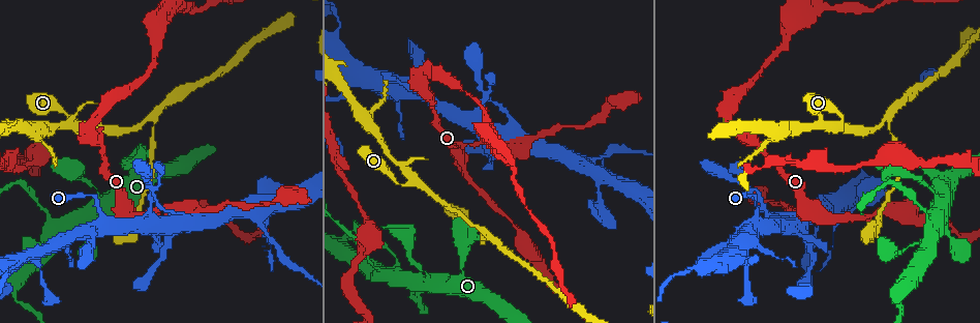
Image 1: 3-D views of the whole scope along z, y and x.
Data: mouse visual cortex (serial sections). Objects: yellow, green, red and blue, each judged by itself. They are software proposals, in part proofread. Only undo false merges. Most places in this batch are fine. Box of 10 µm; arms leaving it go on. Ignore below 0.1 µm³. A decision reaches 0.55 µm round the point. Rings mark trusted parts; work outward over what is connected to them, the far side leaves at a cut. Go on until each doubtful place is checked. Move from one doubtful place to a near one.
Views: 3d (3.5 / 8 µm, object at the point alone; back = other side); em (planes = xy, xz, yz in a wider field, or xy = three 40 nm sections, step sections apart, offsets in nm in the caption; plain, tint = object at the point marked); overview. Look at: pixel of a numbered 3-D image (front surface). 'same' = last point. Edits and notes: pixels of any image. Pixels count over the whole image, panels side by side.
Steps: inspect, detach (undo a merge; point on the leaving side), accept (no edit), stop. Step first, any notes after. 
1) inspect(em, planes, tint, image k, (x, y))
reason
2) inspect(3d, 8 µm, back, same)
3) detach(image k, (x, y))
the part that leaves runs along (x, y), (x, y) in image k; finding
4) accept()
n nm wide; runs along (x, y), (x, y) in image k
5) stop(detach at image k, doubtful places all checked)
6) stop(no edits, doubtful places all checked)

inspect(3d, 3.5 µm, image 1, (426, 73))
thick turns thin

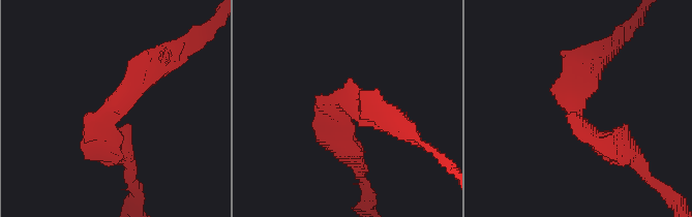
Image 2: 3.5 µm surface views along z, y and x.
accept()
runs along (118, 151), (104, 120), (159, 65) in image 2; one cell here

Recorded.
inspect(3d, 3.5 µm, image 1, (841, 125))

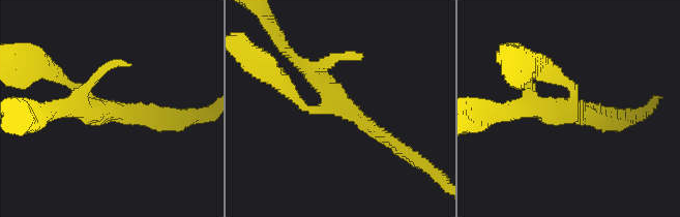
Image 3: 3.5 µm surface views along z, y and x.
inspect(em, xy, step 2, tint, image 3, (335, 105))

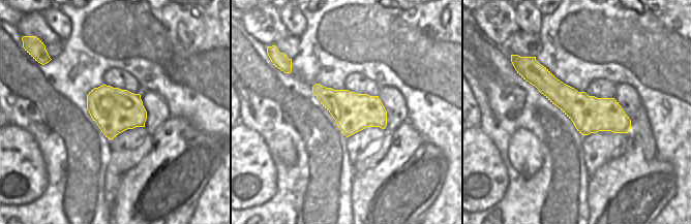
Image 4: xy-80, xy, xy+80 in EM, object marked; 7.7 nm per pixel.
accept()
300 nm wide; runs along (523, 73), (628, 126) in image 4; all the same cell

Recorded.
inspect(3d, 3.5 µm, image 1, (889, 113))
arms part here

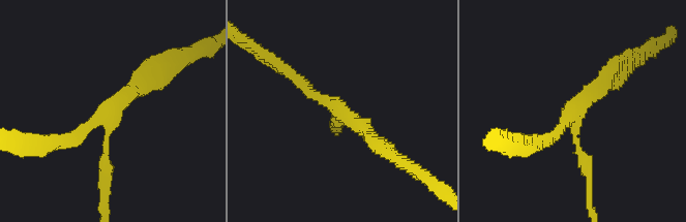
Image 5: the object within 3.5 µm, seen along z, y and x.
inspect(em, xy, step 3, tint, image 5, (571, 112))
3 arms; arms of 150, 200, 250 nm

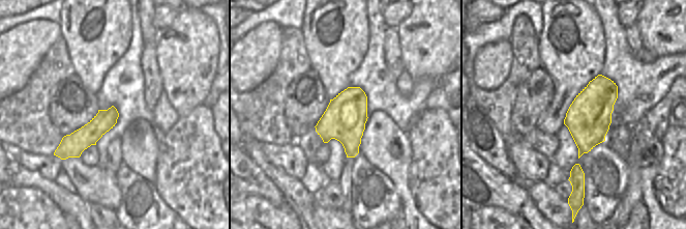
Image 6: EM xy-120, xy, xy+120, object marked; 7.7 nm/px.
inspect(em, xy, step 5, tint, same)
cut it another way

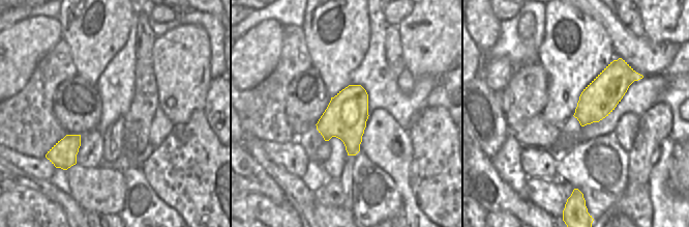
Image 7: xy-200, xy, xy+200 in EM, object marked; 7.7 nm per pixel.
accept()
runs along (288, 71), (380, 146) in image 5; one cell here

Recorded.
inspect(3d, 3.5 µm, image 1, (457, 149))

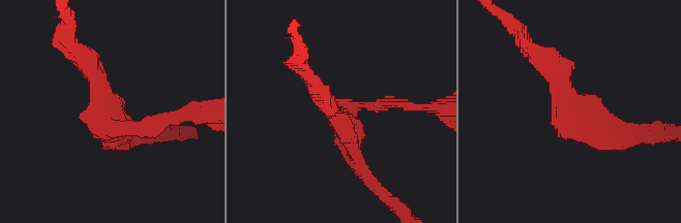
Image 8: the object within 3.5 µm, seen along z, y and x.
inspect(em, xy, step 1, plain, image 8, (337, 117))
shape alone is not enough

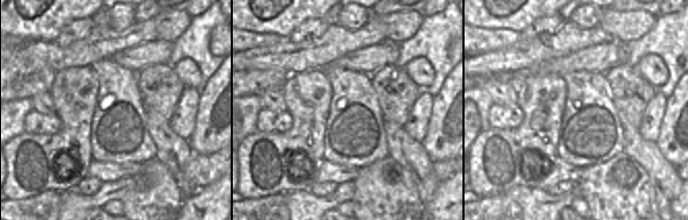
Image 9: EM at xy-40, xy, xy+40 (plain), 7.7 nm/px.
inspect(em, xy, step 1, tint, same)
where the object lies

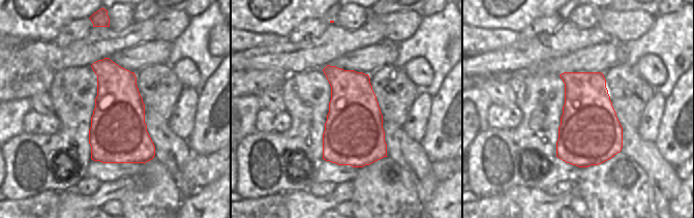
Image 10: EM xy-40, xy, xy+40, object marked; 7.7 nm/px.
accept()
runs along (88, 61), (113, 131), (170, 121) in image 8; continuous, no second cell

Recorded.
stop(no edits, doubtful places all checked)

